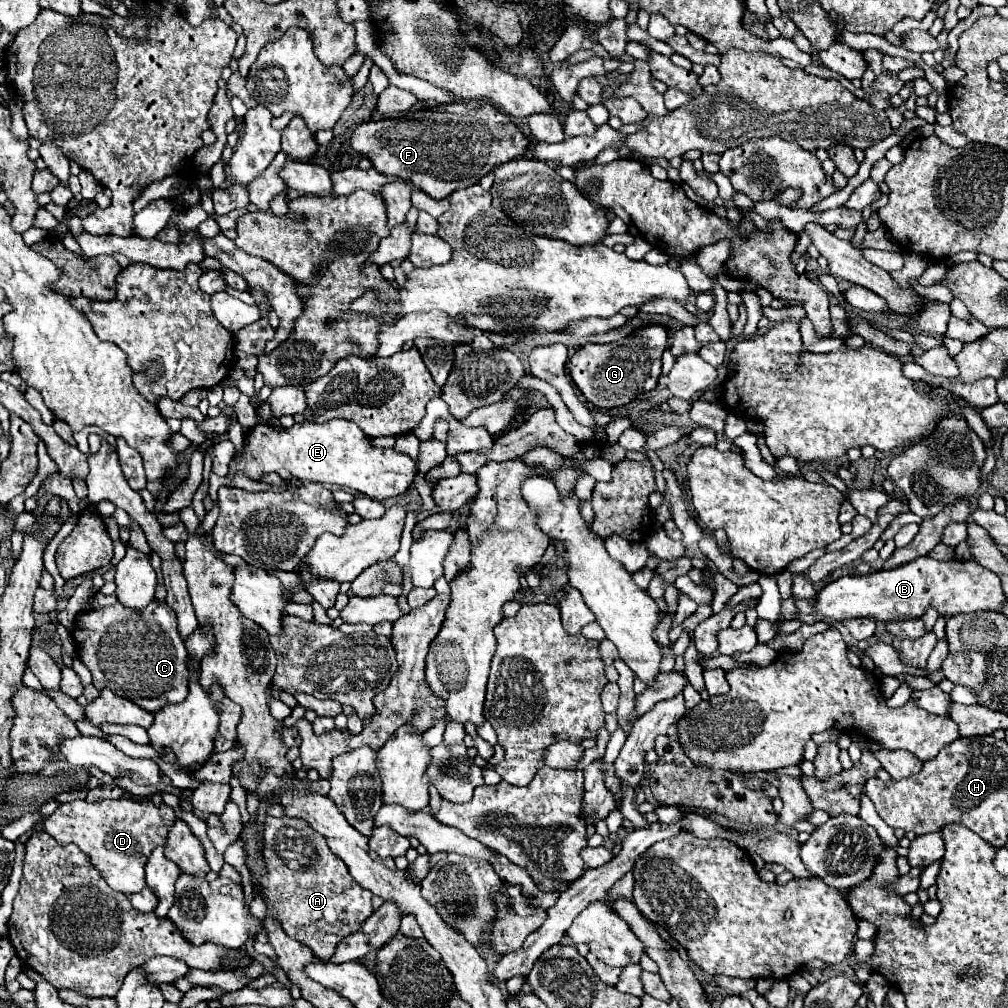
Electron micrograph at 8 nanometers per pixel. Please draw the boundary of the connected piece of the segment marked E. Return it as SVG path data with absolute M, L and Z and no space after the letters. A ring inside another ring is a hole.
M330 419L324 425L318 423L294 423L290 429L278 429L266 423L252 427L244 439L244 451L230 463L230 475L244 471L254 481L260 481L264 473L286 469L298 481L316 481L324 485L340 485L358 491L370 499L382 501L408 491L418 475L418 463L396 449L380 449L370 443L370 437L354 423L346 419Z

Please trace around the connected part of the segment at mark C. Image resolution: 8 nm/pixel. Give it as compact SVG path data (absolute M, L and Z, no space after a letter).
M152 601L144 611L132 611L124 605L116 603L104 609L92 609L80 615L80 619L74 623L74 641L76 641L76 653L80 661L90 669L92 673L92 685L100 691L104 687L112 689L116 695L130 699L138 707L156 713L168 703L180 703L188 695L188 681L190 673L186 667L188 651L184 647L184 641L178 637L174 611L168 609L166 603Z

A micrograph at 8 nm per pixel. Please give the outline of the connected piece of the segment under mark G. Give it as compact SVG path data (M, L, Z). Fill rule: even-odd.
M648 325L634 331L624 341L594 345L588 343L578 349L570 361L568 371L574 385L582 391L584 399L596 409L614 409L632 403L640 393L652 391L658 385L662 369L662 353L668 347L668 331L662 325Z

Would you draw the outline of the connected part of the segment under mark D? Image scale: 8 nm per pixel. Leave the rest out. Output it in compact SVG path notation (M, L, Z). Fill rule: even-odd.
M126 797L102 799L96 803L88 803L86 799L82 799L61 804L50 817L44 819L44 831L62 845L76 843L112 889L132 895L146 887L146 861L158 845L166 843L174 821L174 809L164 803L156 807L152 801L140 803L136 799Z

